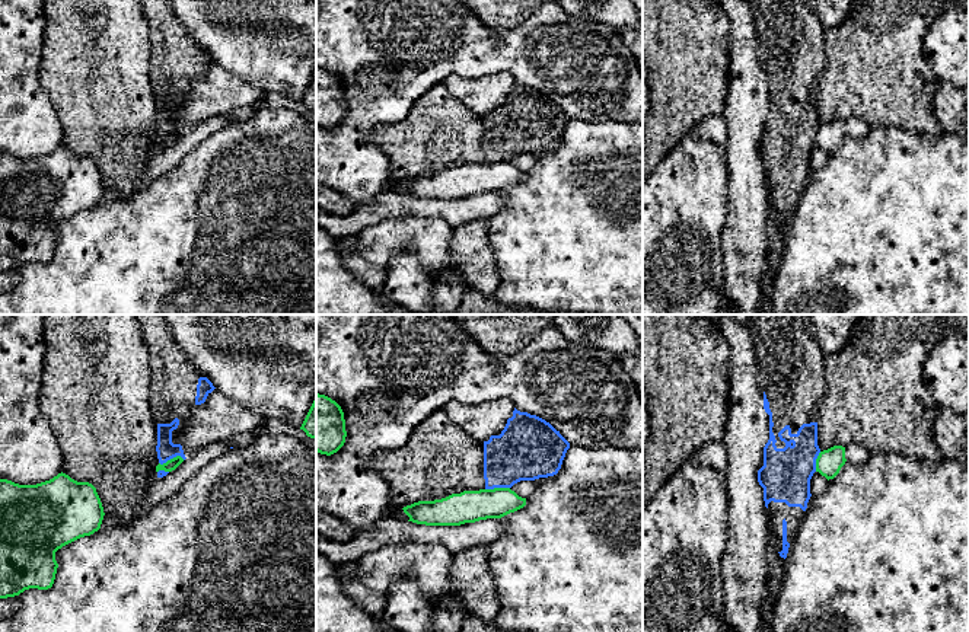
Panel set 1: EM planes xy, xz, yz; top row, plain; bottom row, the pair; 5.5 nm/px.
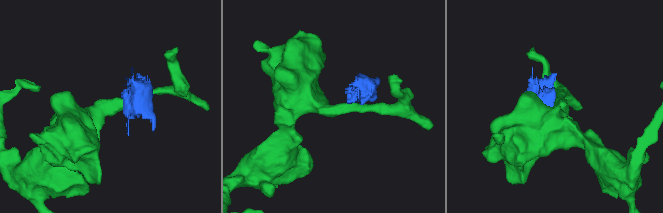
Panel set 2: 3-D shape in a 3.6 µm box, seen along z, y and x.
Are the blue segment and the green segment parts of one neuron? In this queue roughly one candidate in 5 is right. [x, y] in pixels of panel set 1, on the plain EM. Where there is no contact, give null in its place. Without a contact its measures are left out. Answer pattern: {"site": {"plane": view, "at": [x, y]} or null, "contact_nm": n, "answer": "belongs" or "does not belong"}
{"site": {"plane": "xy", "at": [171, 131]}, "contact_nm": 150, "answer": "does not belong"}

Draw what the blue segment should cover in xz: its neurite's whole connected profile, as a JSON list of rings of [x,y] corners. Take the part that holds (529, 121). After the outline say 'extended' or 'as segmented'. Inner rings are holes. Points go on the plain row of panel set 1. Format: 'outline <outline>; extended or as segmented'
outline [[[514,82],[501,108],[484,115],[485,163],[554,150],[568,122],[570,116],[549,96]]]; as segmented

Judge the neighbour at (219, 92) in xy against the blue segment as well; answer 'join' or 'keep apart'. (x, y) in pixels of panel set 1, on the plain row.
keep apart

